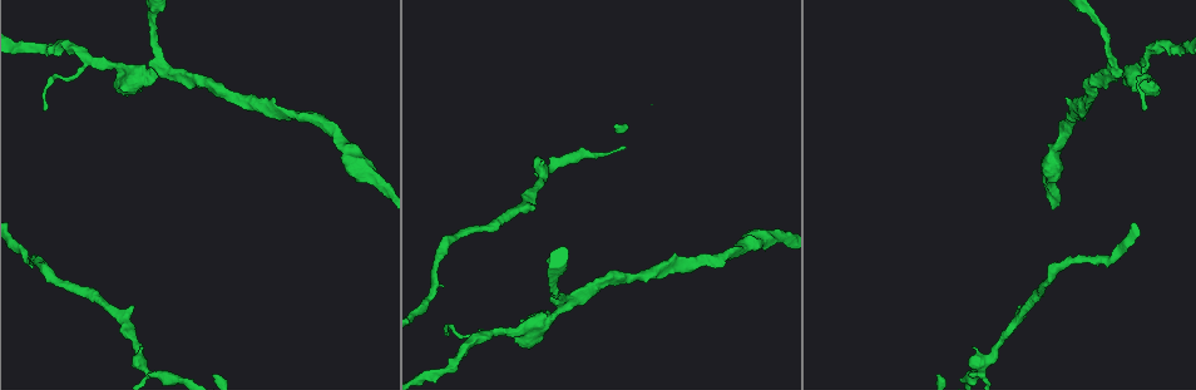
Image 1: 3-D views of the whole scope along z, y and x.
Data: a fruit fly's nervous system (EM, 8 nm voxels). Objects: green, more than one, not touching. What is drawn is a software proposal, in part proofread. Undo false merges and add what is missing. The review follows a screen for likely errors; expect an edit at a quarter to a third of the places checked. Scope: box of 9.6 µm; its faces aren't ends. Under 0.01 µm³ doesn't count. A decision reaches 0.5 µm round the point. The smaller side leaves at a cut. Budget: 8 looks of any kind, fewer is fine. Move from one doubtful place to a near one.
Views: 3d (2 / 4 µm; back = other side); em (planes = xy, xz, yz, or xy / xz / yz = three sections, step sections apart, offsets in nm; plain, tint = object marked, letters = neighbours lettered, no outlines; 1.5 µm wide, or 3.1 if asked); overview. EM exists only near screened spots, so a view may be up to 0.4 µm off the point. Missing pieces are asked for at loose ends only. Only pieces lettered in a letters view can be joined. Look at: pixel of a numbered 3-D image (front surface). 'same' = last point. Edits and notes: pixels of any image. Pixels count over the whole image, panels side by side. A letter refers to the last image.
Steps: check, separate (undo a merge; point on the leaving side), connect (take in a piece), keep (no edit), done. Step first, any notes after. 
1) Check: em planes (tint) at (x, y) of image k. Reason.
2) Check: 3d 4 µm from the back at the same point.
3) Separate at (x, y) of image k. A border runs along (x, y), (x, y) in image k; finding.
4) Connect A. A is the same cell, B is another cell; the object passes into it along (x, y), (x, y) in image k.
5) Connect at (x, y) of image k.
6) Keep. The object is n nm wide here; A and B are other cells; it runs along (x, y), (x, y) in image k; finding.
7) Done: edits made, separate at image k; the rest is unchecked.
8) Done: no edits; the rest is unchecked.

Check: em xy step 8 (tint) at (1146, 60) of image 1.

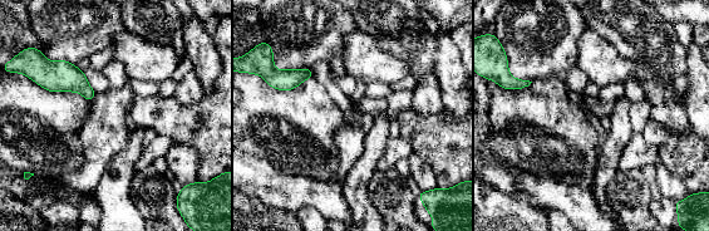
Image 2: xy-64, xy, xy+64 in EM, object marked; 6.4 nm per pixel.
Check: em planes (letters) at the same point. Cut it another way.

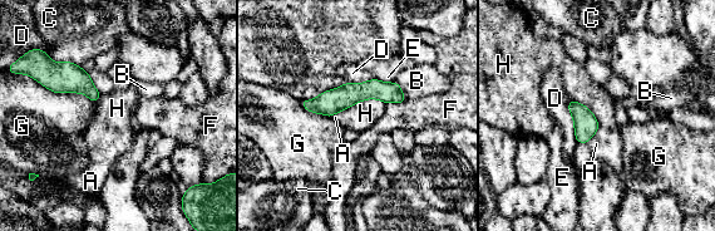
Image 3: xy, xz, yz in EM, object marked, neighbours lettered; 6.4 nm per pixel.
Keep. The object is 70 nm wide here; A, B, C, D, E, F, G and H are other cells; it runs along (402, 98), (358, 92), (305, 103) in image 3; continuous, no second cell.

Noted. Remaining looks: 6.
Check: em xz step 8 (tint) at (1114, 75) of image 1. Three-way junction.

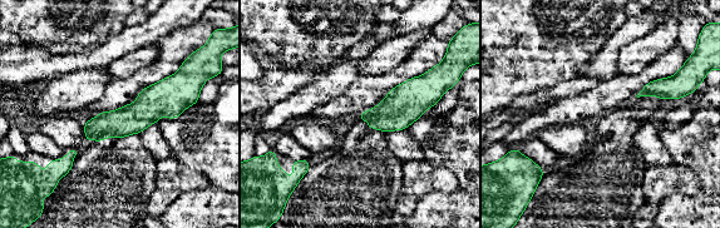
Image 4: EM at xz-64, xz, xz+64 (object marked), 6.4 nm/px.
Check: em planes (tint) at the same point.

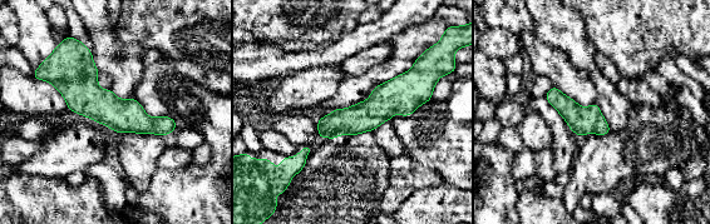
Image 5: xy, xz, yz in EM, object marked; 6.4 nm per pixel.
Check: em planes (letters) at the same point.

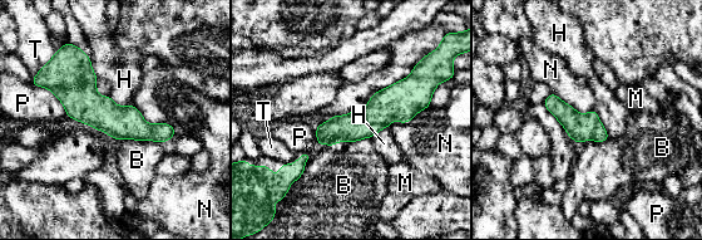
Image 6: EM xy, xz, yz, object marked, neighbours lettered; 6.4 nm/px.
Keep. The object is 190 nm wide here; B, H, M, N, P and T are other cells; it runs along (72, 55), (110, 118), (171, 132) in image 6; all the same cell.

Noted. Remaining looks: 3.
Check: 3d 2 µm at (980, 361) of image 1.

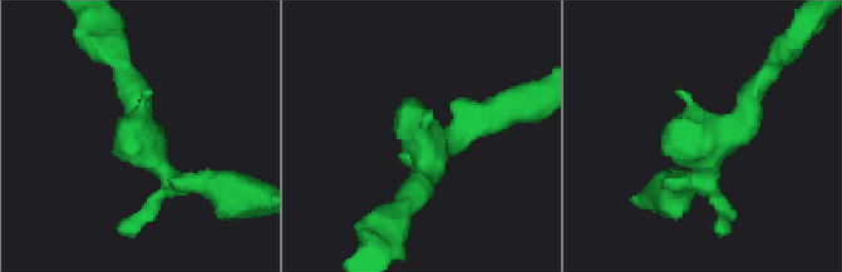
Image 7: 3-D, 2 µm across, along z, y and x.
Check: em xz step 4 (tint) at (146, 139) of image 7.

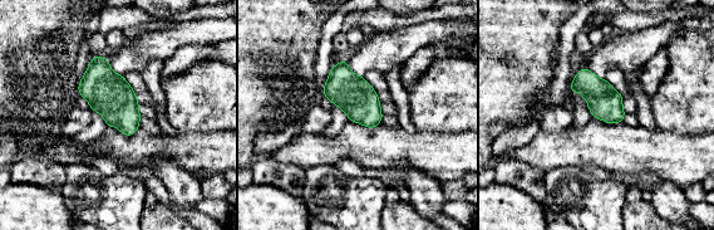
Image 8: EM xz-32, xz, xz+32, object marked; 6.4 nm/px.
Check: em planes (letters) at the same point.

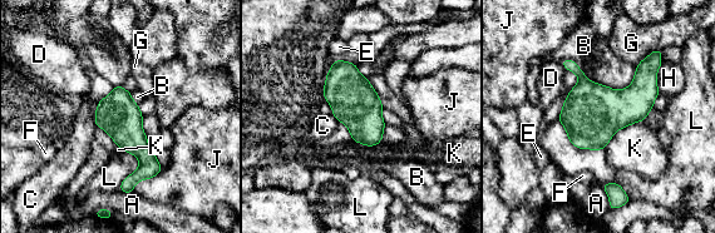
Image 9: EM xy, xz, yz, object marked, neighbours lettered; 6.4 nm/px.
Keep. A, B, C, D, E, F, G, H, J, K and L are other cells; a border runs along (636, 67), (627, 87), (602, 85) in image 9; continuous, no second cell.

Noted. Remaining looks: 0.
Done: no edits; the rest is unchecked.

